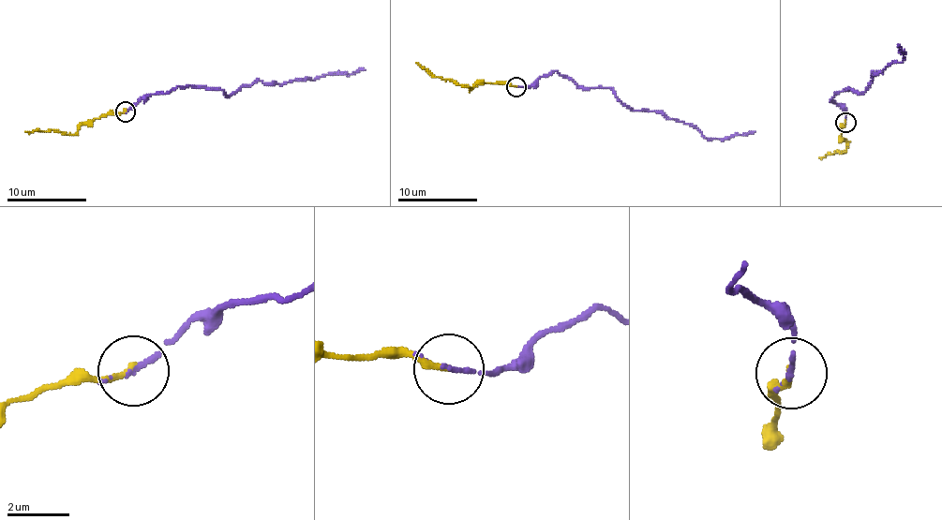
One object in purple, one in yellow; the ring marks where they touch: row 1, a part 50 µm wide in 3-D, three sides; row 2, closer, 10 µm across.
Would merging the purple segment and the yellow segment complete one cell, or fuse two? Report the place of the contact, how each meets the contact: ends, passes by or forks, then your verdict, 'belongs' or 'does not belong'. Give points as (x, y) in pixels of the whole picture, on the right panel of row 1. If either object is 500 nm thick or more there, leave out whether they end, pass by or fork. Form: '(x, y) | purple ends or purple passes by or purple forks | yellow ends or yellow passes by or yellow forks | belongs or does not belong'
(845, 123) | purple passes by | yellow ends | belongs

